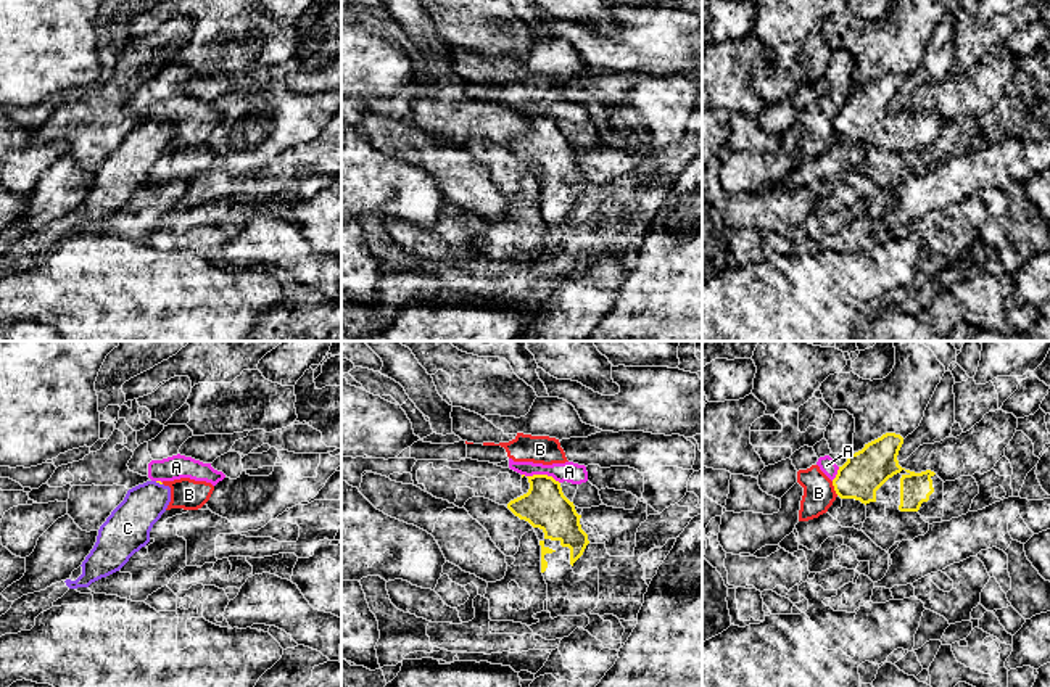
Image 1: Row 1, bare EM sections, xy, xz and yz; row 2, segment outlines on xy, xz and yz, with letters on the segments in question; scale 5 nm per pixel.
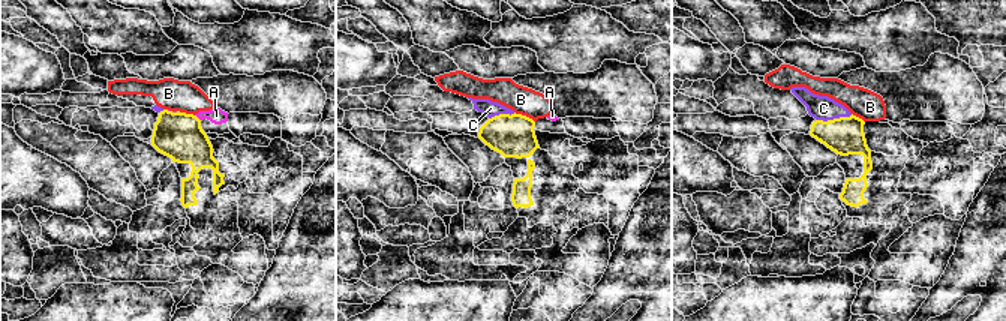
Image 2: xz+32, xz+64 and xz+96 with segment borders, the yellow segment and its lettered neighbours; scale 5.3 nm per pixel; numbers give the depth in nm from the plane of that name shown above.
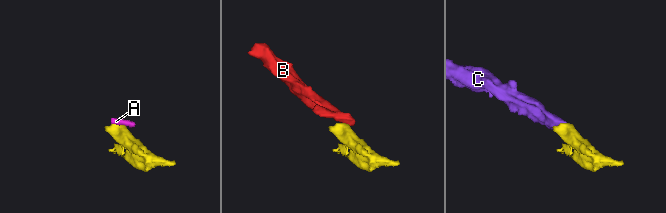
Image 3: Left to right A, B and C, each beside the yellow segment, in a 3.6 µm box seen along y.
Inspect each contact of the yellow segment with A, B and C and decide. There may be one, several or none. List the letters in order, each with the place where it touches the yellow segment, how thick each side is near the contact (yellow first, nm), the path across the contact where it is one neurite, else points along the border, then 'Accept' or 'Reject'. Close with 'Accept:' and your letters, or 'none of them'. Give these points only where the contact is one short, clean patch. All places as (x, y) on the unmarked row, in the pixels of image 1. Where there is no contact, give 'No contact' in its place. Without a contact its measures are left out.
A: Touches yellow at xz (541, 115). Thickness 220 nm (yellow) against 100 nm. Boundary: xz (522, 113), (551, 115), (559, 123). Reject
B: Touches yellow at yz (835, 127). Thickness 220 nm (yellow) against 160 nm. Boundary: yz (831, 121), (838, 134). Reject
C: Touches yellow at xy (158, 121). Thickness 20 nm (yellow) against 220 nm. Path across: xy (157, 121), (158, 121), (153, 135), (131, 161). Accept
Accept: C

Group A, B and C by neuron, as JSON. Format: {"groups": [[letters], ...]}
{"groups": [["A", "B"], ["C"]]}

